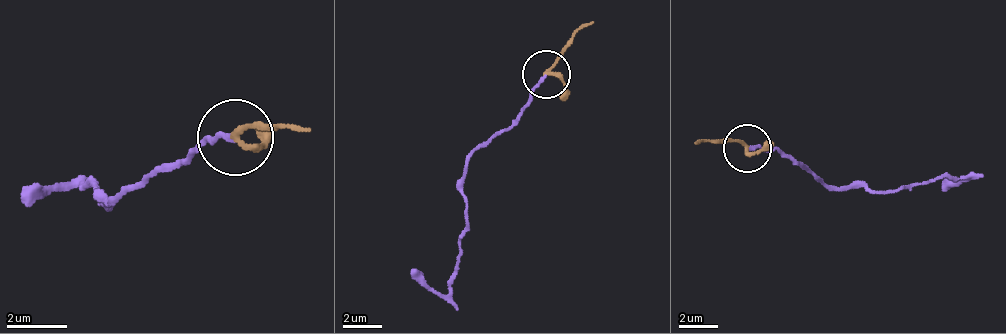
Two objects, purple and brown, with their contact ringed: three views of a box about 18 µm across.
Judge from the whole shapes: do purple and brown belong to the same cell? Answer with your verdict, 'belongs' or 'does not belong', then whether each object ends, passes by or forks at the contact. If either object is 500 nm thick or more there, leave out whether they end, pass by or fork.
belongs | purple ends | brown passes by

